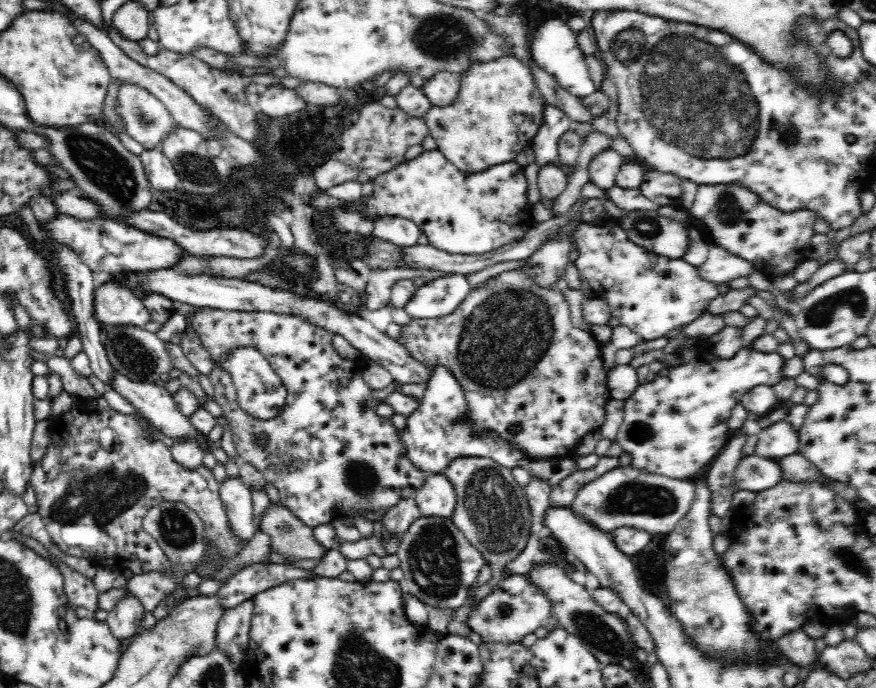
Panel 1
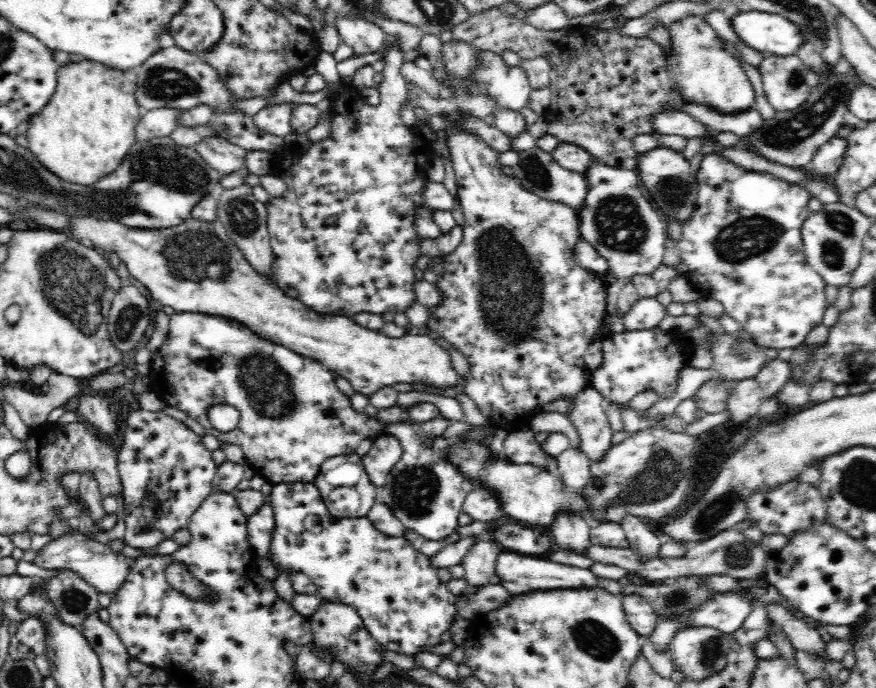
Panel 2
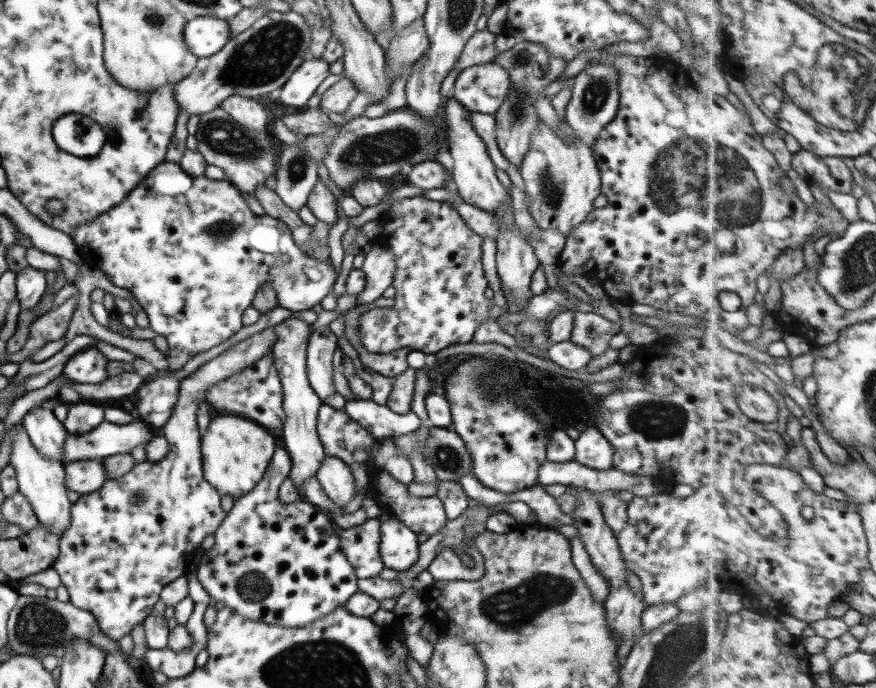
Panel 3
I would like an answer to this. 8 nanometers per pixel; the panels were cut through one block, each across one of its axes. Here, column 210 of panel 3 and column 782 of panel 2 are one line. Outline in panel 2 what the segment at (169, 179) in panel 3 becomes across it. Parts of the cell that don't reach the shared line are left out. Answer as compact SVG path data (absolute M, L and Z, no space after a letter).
M716 153L705 155L696 175L698 201L695 203L695 209L690 215L690 218L682 224L681 238L677 242L677 249L679 249L681 261L684 261L688 269L686 278L690 282L694 282L701 298L712 298L720 302L724 308L724 313L735 321L738 321L738 323L742 325L743 330L752 335L754 343L766 349L794 348L796 350L800 348L800 346L804 345L806 336L810 333L810 330L813 330L814 326L822 323L822 315L825 314L825 309L828 306L828 302L825 298L826 282L822 279L821 275L818 275L816 271L810 267L810 263L806 261L802 244L801 228L802 224L804 224L804 220L810 216L811 210L808 208L808 200L810 200L811 195L804 187L798 184L792 184L788 181L776 178L770 173L750 171L747 167L740 167Z

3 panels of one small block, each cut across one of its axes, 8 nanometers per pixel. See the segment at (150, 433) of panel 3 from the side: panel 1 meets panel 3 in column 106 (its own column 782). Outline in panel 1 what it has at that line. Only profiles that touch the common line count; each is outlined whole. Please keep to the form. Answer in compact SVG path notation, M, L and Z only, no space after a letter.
M778 422L760 430L755 454L774 459L799 452L799 431L788 422Z

